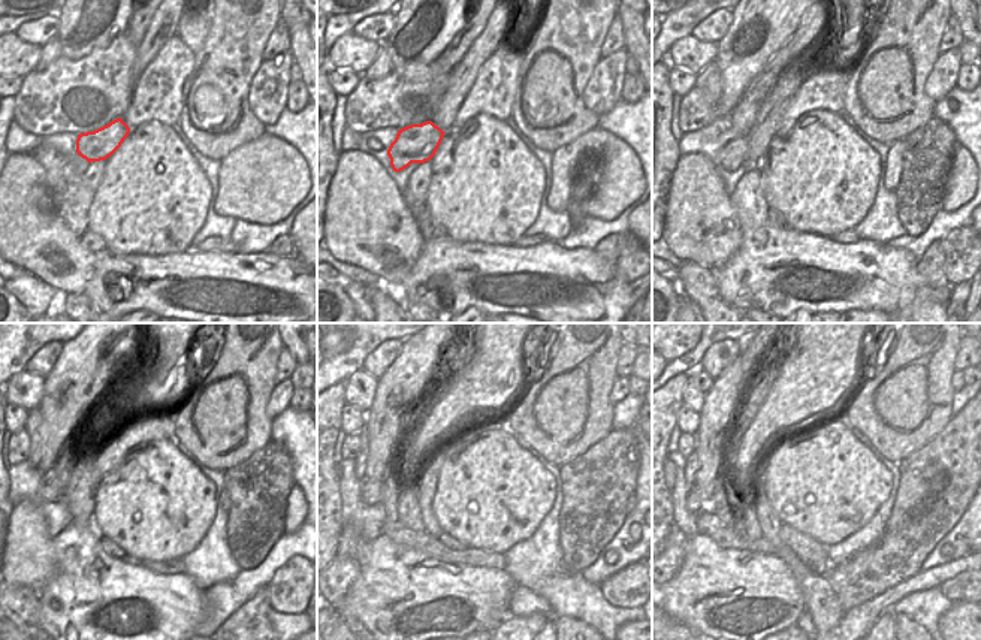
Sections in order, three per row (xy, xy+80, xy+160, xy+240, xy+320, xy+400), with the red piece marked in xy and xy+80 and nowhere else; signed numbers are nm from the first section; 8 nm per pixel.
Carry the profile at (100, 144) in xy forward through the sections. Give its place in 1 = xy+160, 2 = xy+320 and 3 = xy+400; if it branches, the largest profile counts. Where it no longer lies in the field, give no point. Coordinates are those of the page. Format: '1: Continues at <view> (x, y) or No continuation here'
1: Continues at xy+160 (735, 142)
2: Continues at xy+320 (370, 488)
3: Continues at xy+400 (693, 500).

